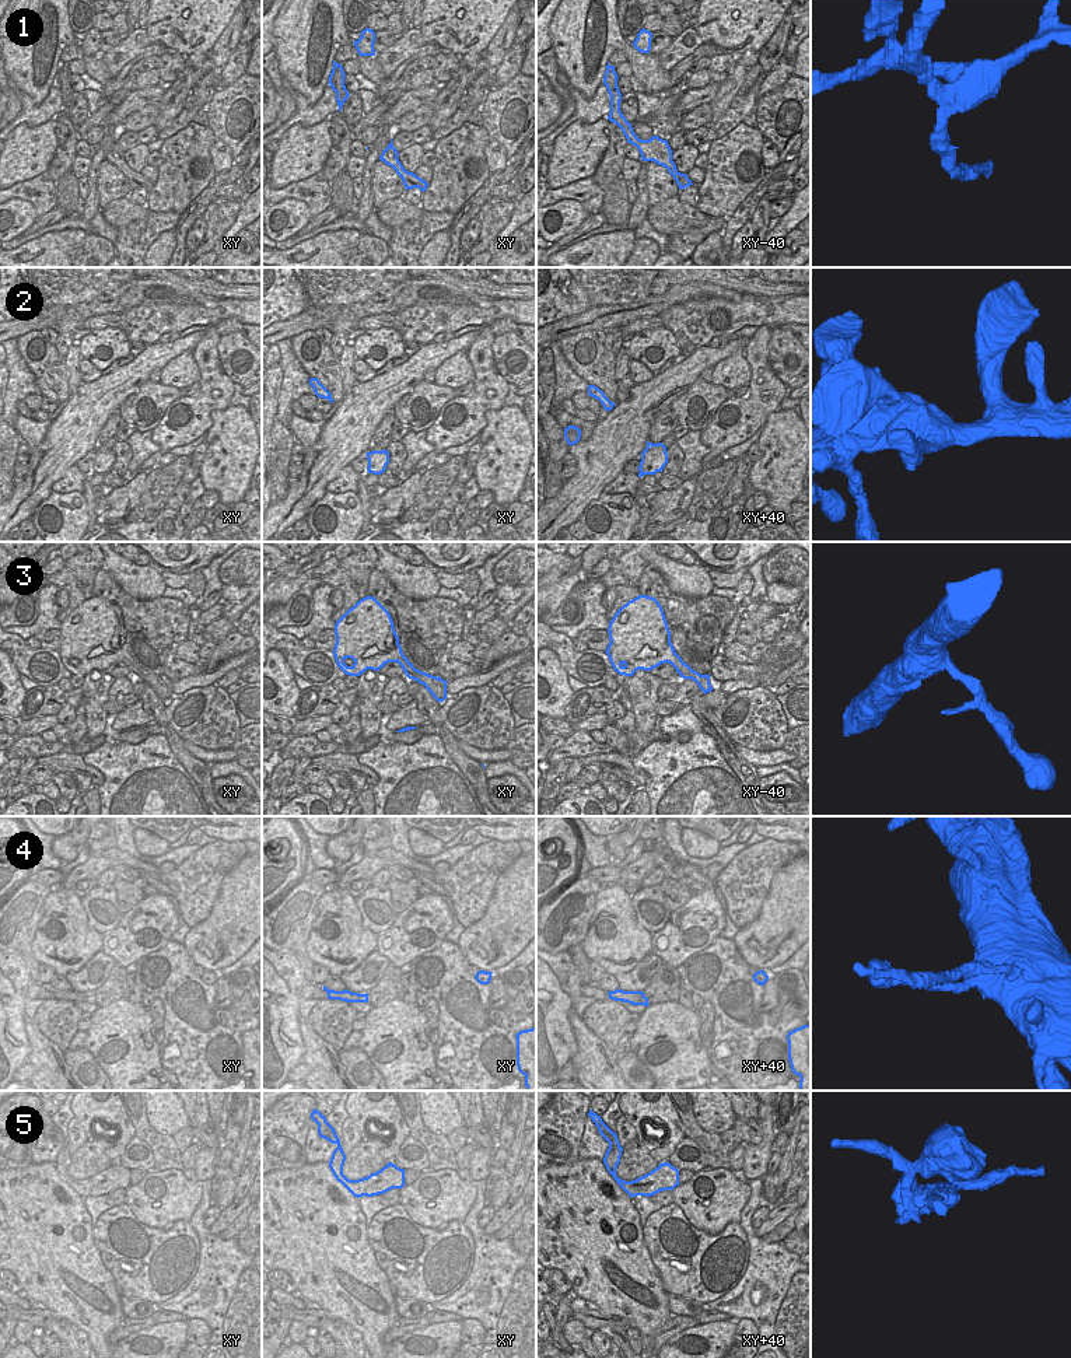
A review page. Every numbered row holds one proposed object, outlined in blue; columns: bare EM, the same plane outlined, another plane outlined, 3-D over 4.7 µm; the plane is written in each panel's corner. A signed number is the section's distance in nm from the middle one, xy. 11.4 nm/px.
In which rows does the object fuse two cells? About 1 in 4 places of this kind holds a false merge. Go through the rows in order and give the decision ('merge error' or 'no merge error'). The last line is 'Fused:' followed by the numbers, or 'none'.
1: merge error
2: no merge error
3: no merge error
4: merge error
5: merge error
Fused: 1, 4, 5

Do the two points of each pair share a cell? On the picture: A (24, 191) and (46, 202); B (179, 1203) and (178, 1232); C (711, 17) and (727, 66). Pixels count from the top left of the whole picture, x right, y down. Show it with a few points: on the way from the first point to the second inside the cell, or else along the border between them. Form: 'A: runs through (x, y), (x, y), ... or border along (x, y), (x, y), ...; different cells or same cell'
A: runs through (30, 196), (41, 196); same cell
B: border along (188, 1221), (175, 1221), (167, 1229), (146, 1225); different cells
C: border along (723, 53), (731, 55); different cells

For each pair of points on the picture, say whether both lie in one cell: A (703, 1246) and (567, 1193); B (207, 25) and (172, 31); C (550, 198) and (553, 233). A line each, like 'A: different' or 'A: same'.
A: different
B: same
C: different

